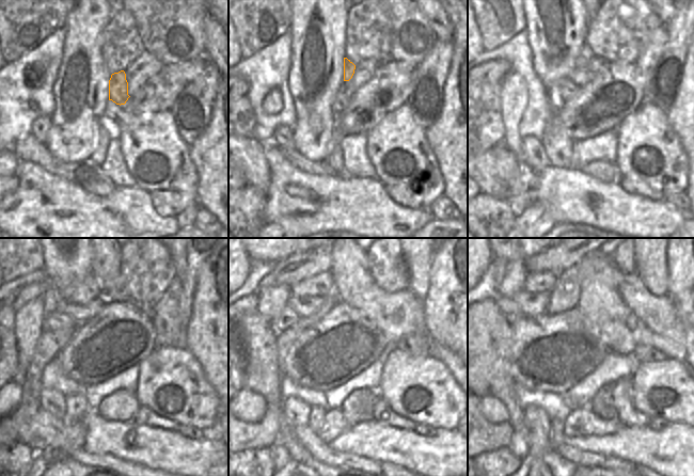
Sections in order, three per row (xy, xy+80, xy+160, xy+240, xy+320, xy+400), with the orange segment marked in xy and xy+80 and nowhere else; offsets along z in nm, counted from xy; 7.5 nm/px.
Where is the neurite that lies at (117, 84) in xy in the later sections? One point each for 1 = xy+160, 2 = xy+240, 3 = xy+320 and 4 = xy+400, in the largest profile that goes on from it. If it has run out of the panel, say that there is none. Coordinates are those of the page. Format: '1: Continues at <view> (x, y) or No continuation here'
1: Continues at xy+160 (585, 56)
2: Continues at xy+240 (83, 290)
3: Continues at xy+320 (322, 284)
4: Continues at xy+400 (545, 282).

